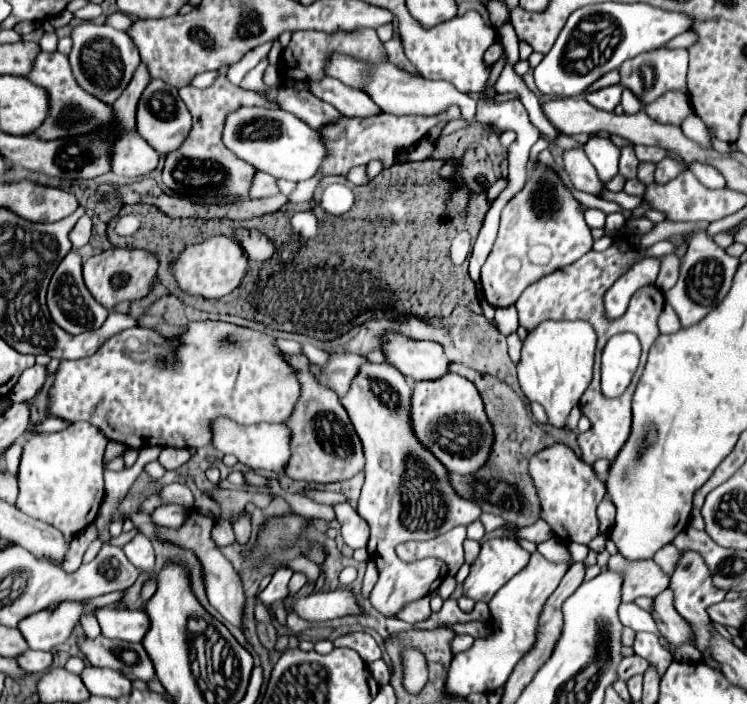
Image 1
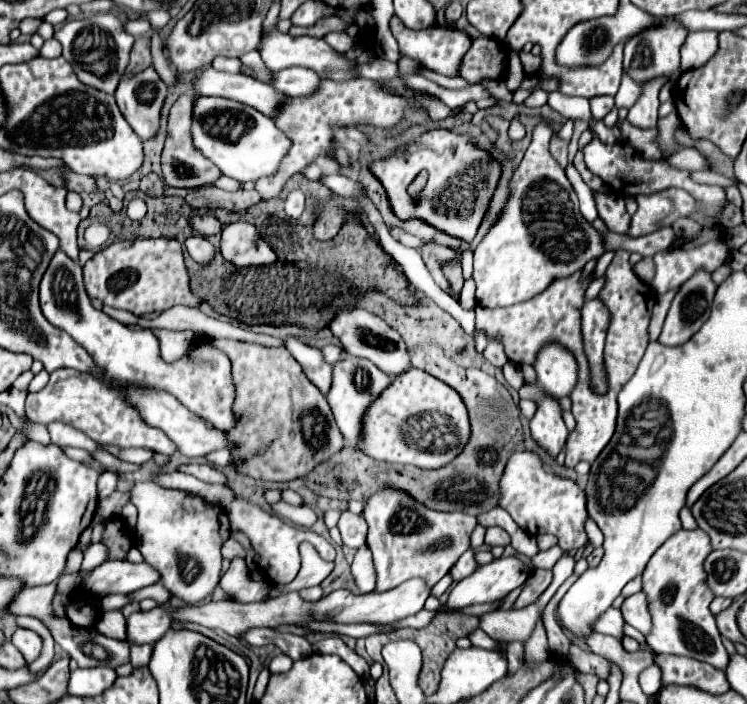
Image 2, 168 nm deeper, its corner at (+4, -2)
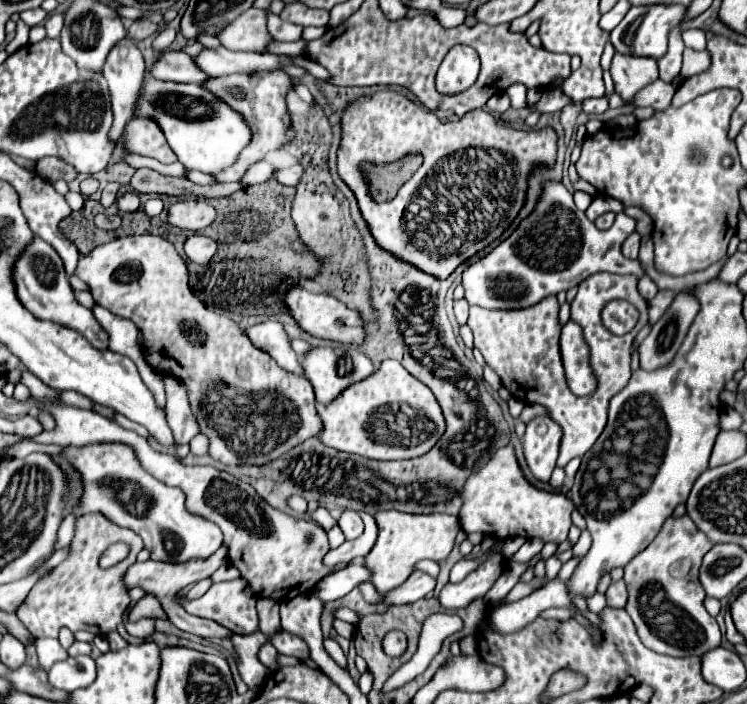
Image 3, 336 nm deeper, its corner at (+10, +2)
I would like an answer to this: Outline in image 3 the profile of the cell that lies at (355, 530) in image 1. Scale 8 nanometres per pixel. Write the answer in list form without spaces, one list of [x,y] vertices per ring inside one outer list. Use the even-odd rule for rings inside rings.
[[[345,510],[341,514],[341,518],[337,520],[337,524],[343,530],[347,540],[355,540],[355,538],[359,538],[363,534],[363,522],[361,522],[359,514],[353,512],[353,510]]]

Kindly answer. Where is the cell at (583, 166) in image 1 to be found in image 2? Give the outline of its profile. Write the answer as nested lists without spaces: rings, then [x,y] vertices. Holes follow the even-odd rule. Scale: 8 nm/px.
[[[595,192],[595,202],[599,210],[599,218],[605,222],[609,232],[623,234],[623,230],[629,228],[631,216],[625,210],[625,198],[617,194],[599,194]]]

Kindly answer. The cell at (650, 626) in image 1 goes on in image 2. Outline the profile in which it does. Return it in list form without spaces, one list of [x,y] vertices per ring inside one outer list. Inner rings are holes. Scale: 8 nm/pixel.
[[[607,608],[593,624],[591,624],[591,632],[605,632],[605,634],[611,634],[611,636],[617,636],[621,638],[621,628],[623,628],[625,620],[621,616],[620,609]]]

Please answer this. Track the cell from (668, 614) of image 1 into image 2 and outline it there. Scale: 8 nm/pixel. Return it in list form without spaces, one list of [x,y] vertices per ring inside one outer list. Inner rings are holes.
[[[643,592],[625,598],[625,602],[621,604],[621,614],[623,614],[623,620],[635,626],[641,634],[647,634],[651,630],[651,616],[647,610],[647,598]]]

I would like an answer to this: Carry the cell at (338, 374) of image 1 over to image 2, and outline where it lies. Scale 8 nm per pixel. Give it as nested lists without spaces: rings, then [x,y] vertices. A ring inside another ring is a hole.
[[[287,336],[283,340],[285,348],[291,352],[291,356],[303,366],[305,376],[323,392],[327,394],[327,390],[331,388],[331,364],[327,364],[321,356],[319,348],[313,348],[305,342],[301,342],[295,336]]]

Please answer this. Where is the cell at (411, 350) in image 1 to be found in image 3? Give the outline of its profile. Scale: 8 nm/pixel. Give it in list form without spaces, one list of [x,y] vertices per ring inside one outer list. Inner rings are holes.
[[[295,286],[287,292],[285,298],[287,308],[291,310],[291,316],[299,322],[299,326],[317,336],[317,338],[327,338],[327,340],[335,340],[335,342],[343,342],[343,344],[353,344],[357,348],[363,346],[367,332],[365,332],[365,322],[361,318],[361,314],[349,306],[345,306],[343,302],[339,302],[337,298],[329,296],[329,294],[313,294],[301,286]]]

